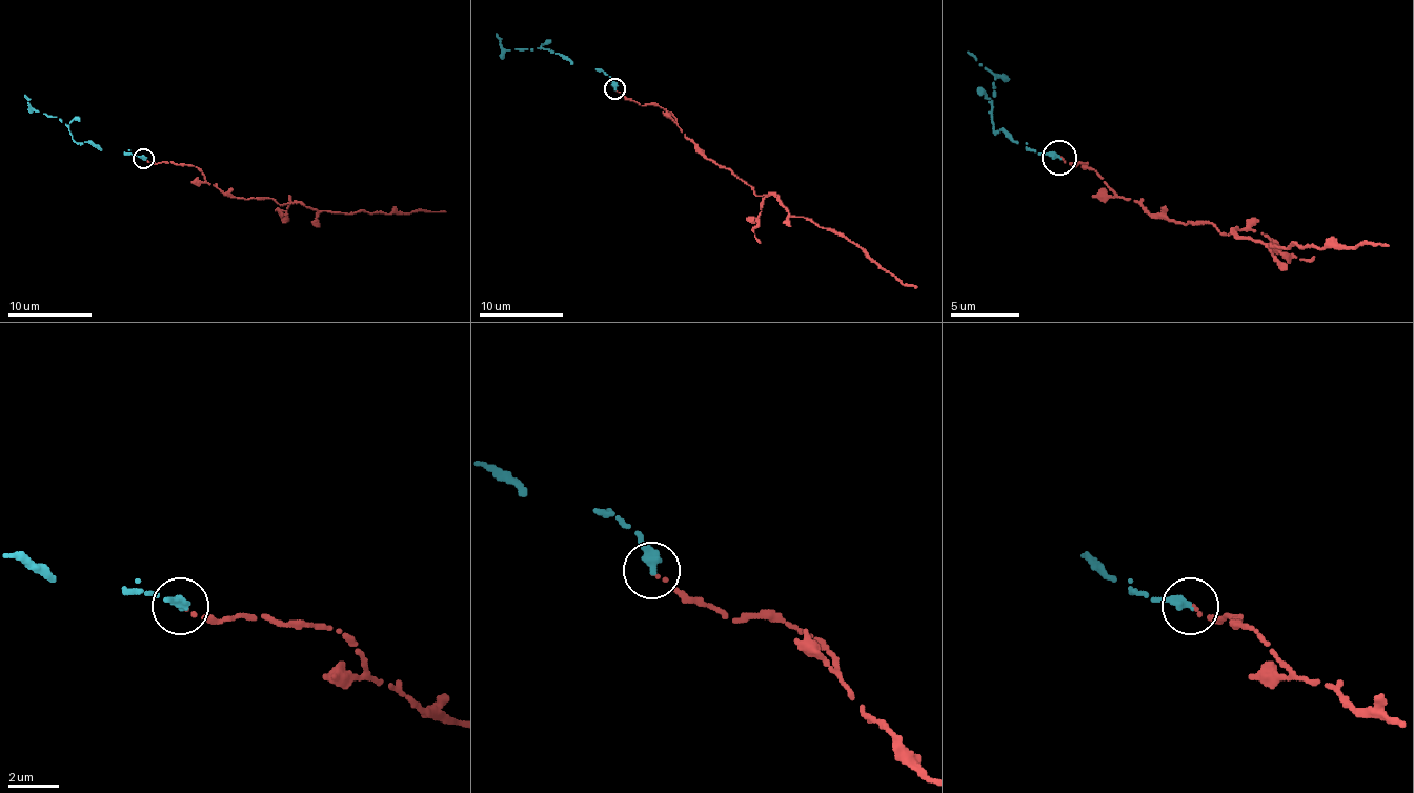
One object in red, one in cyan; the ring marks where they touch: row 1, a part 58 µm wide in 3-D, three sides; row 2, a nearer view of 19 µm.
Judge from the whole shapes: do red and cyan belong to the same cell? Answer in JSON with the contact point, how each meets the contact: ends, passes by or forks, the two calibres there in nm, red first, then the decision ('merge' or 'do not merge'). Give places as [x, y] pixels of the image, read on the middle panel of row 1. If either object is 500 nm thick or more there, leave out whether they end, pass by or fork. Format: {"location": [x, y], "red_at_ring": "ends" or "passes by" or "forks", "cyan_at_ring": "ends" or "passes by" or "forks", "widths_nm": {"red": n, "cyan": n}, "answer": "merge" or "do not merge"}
{"location": [614, 88], "red_at_ring": "ends", "cyan_at_ring": "ends", "widths_nm": {"red": 100, "cyan": 380}, "answer": "merge"}

